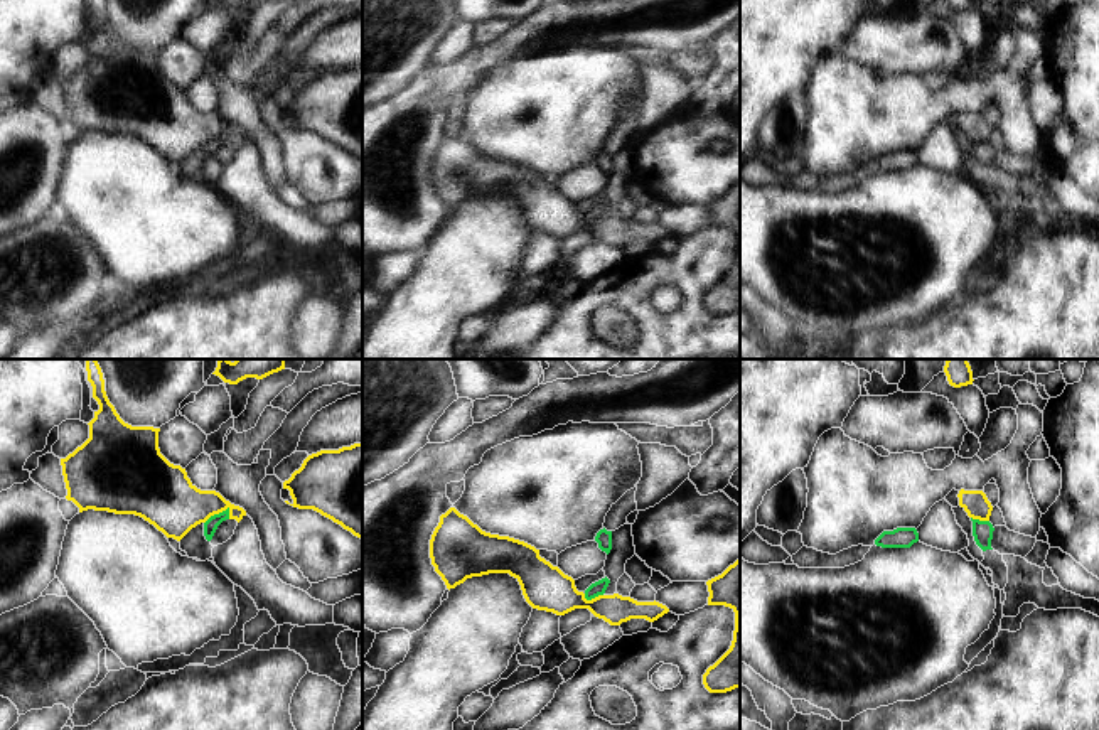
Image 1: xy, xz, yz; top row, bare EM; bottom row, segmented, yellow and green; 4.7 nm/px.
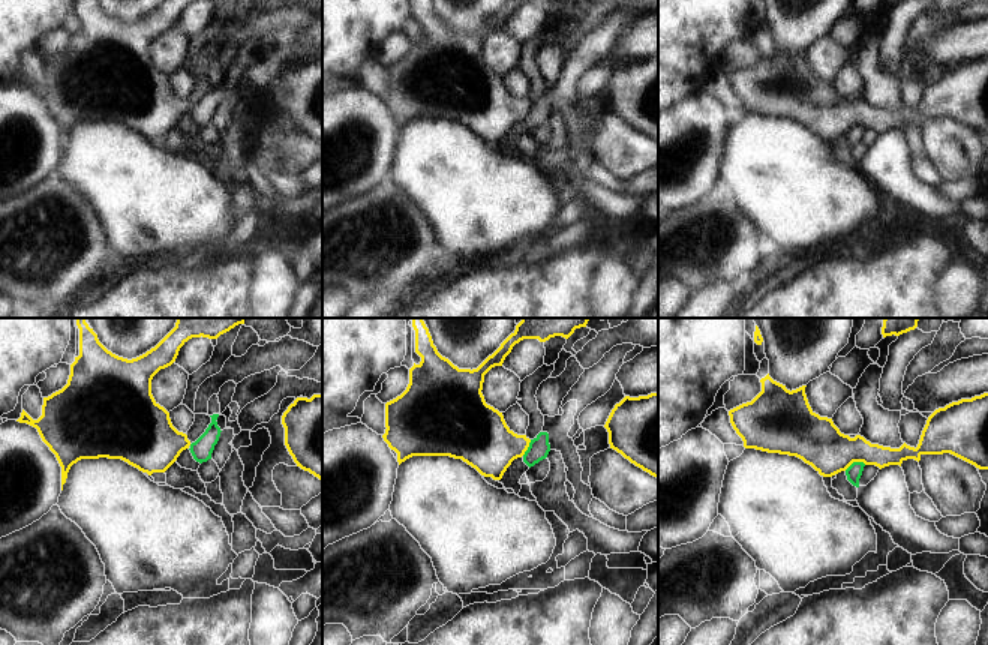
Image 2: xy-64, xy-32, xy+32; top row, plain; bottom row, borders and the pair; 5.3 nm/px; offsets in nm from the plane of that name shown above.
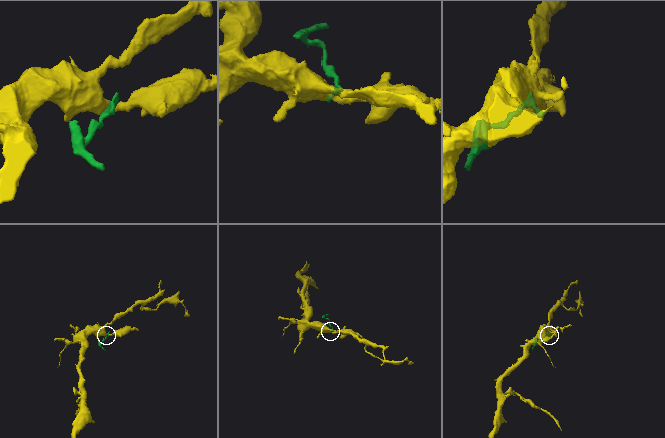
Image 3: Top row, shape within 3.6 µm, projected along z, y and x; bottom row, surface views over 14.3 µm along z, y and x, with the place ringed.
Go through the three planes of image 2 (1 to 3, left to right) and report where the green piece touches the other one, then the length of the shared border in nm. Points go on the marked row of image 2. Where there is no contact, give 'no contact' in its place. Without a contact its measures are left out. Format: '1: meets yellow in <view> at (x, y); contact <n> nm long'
1: no contact
2: meets yellow in xy-32 at (528, 446); contact 100 nm long
3: meets yellow in xy+32 at (855, 461); contact 120 nm long

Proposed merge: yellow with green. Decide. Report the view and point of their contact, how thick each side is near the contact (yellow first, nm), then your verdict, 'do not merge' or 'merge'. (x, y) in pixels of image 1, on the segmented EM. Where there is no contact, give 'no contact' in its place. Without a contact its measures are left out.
contact xy (216, 513); calibres 280 and 70 nm; do not merge

